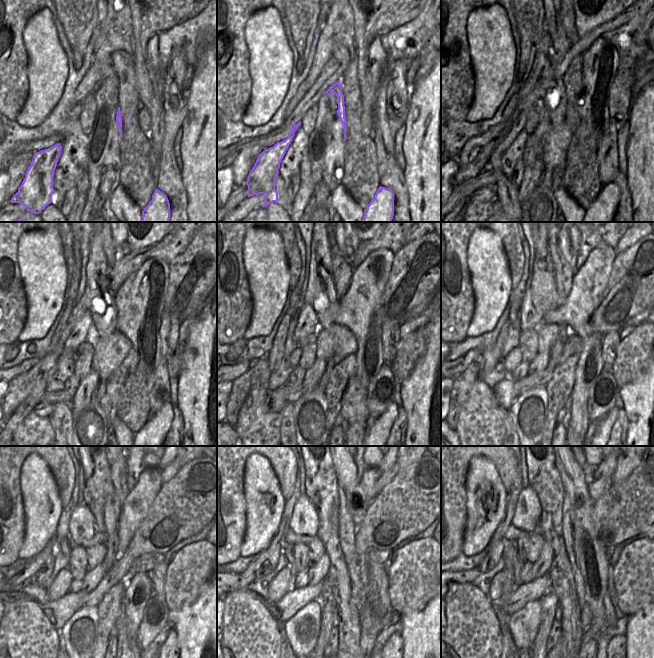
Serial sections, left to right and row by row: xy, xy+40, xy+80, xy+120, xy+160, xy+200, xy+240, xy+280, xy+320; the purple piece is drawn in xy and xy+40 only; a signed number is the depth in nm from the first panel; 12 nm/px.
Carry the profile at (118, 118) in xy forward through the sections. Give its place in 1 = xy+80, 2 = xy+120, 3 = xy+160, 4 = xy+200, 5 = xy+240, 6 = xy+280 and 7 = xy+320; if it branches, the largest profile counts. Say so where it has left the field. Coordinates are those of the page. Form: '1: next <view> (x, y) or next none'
1: next xy+80 (555, 99)
2: next xy+120 (103, 312)
3: next xy+160 (320, 308)
4: next xy+200 (540, 303)
5: next xy+240 (86, 524)
6: next xy+280 (320, 502)
7: next xy+320 (541, 502)

